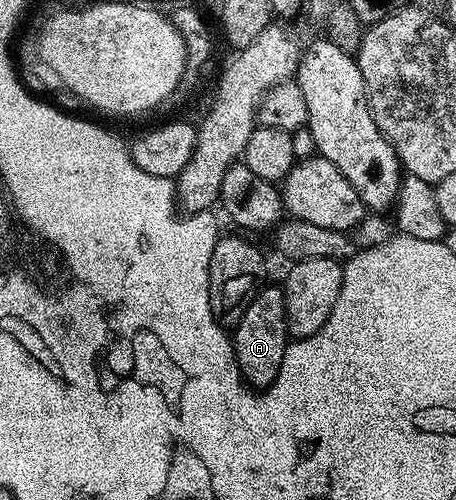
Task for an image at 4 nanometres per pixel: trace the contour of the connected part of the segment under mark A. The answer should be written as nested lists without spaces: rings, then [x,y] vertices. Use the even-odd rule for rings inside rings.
[[[267,284],[248,303],[248,311],[244,311],[244,319],[233,326],[232,340],[234,342],[234,358],[242,373],[242,380],[247,385],[261,391],[271,385],[284,363],[284,351],[288,344],[286,328],[286,304],[279,286]]]

